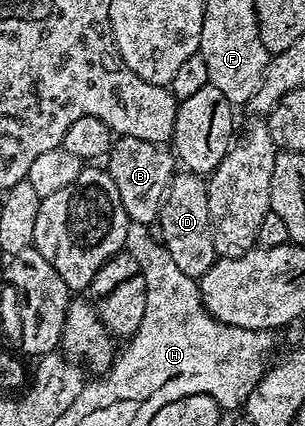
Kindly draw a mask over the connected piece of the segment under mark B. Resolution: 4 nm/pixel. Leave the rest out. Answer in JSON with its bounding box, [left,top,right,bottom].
[106,136,177,226]

